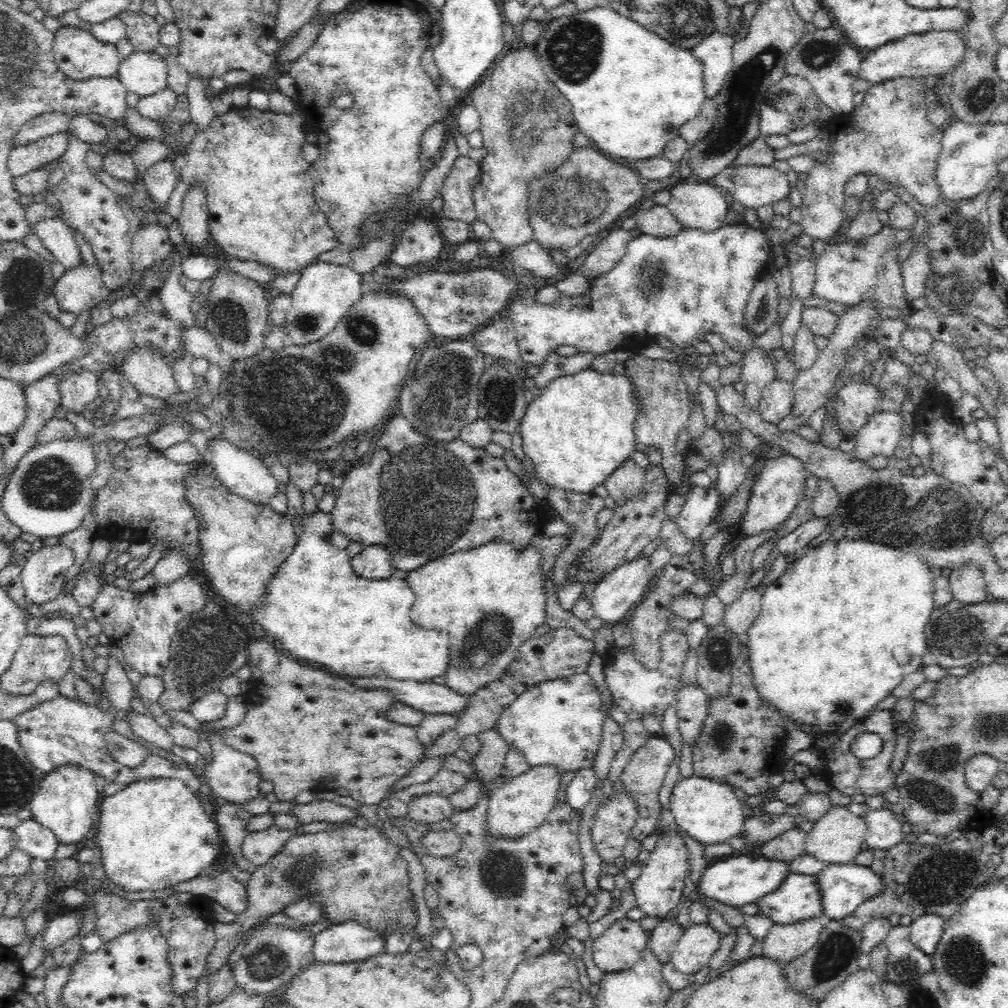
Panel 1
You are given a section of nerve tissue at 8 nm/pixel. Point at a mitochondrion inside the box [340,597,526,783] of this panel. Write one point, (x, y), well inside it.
(491, 636)

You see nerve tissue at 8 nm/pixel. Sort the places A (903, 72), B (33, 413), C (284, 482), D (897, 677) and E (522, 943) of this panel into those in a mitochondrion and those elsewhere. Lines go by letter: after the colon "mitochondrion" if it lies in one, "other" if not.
A: other
B: other
C: other
D: other
E: other

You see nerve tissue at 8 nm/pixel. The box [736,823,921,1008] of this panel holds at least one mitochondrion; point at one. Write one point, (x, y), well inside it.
(834, 956)

